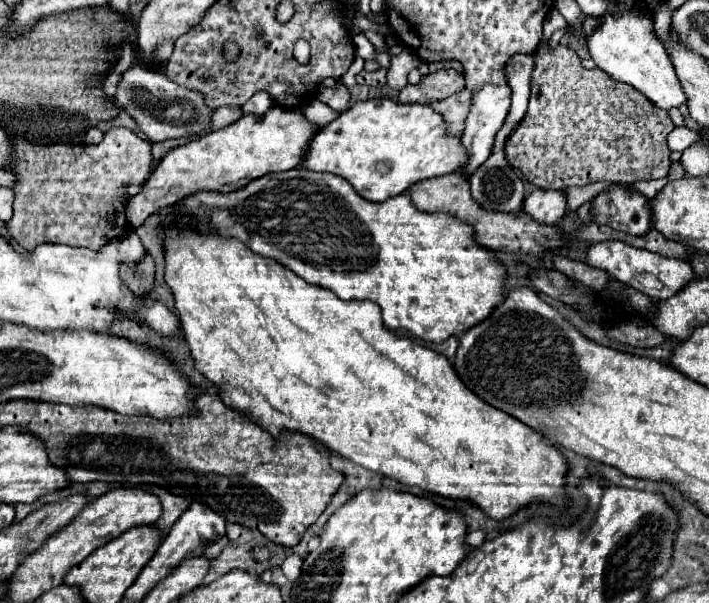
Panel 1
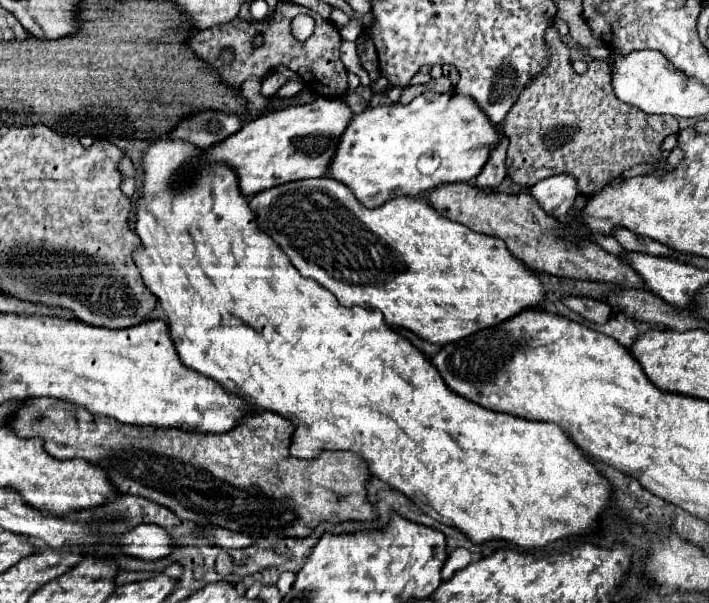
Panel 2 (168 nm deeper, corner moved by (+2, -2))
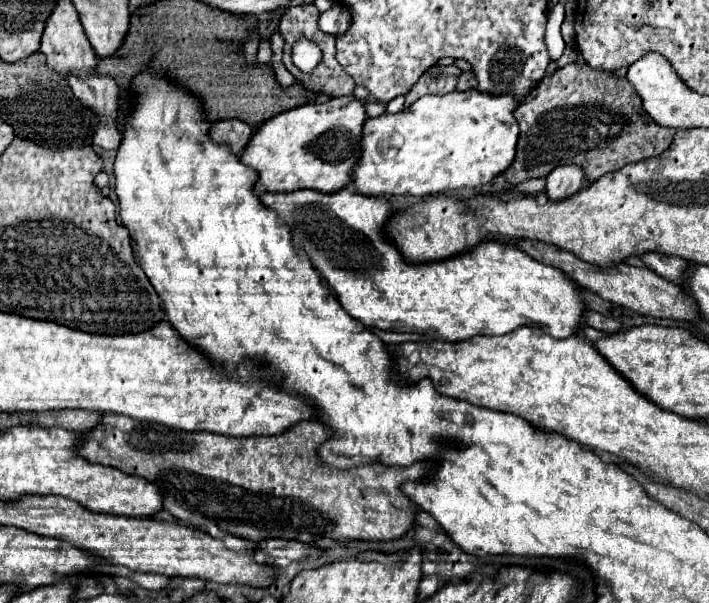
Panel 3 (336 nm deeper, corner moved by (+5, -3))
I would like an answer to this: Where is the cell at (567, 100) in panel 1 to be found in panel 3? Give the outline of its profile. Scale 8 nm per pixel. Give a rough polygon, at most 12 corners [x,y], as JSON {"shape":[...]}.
{"shape":[[569,64],[517,106],[513,186],[585,186],[675,136],[625,78]]}

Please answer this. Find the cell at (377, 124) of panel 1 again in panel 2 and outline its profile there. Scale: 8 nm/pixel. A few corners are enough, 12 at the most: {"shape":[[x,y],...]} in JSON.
{"shape":[[426,91],[354,115],[330,165],[366,207],[468,183],[498,127]]}

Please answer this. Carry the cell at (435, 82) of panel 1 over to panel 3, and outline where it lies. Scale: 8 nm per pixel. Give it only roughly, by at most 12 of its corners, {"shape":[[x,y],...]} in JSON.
{"shape":[[423,74],[405,94],[411,106],[425,94],[449,94],[457,76]]}

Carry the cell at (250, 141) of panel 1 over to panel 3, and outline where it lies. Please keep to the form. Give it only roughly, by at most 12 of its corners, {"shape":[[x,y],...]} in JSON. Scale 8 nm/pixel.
{"shape":[[355,96],[273,116],[239,160],[255,194],[351,180],[367,120]]}

